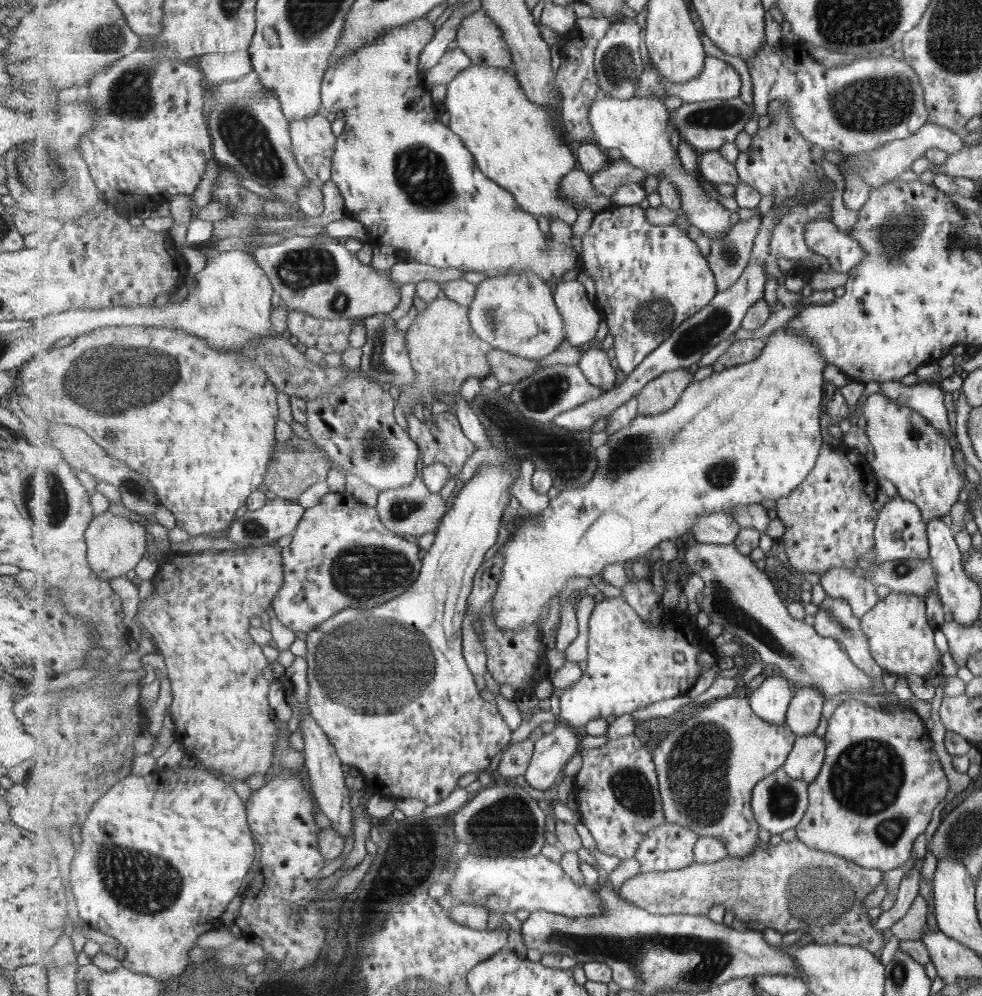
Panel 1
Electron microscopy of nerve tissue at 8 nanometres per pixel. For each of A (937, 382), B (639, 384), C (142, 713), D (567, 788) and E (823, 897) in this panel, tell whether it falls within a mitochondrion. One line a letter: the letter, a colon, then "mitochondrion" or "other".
A: other
B: other
C: other
D: other
E: mitochondrion

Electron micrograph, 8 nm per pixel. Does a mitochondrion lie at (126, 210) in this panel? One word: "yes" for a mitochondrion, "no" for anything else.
no

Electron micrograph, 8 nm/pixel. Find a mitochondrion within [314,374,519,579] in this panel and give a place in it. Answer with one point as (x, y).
(379, 451)

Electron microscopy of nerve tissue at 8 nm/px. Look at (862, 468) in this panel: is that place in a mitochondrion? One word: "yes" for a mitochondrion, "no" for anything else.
no

